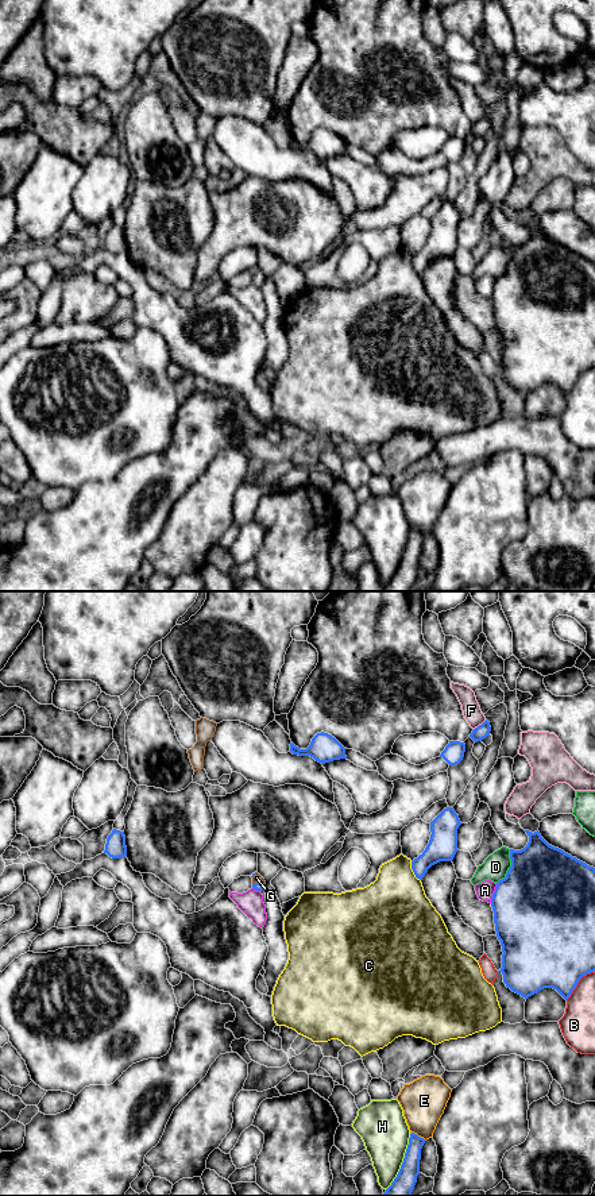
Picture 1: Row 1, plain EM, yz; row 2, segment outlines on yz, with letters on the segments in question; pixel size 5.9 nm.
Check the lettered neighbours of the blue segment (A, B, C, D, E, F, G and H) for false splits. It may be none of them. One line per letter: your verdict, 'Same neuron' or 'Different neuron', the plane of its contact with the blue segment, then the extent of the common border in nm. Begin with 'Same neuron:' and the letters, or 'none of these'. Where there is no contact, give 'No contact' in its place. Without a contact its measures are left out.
Same neuron: G
A: Different neuron. Touches blue in yz. Shared border 130 nm
B: Different neuron. Touches blue in yz. Shared border 240 nm
C: Different neuron. Touches blue in yz. Shared border 130 nm
D: Different neuron. Touches blue in yz. Shared border 220 nm
E: Different neuron. Touches blue in yz. Shared border 100 nm
F: Different neuron. Touches blue in yz. Shared border 100 nm
G: Same neuron. Touches blue in yz. Shared border 70 nm
H: Different neuron. Touches blue in yz. Shared border 360 nm

